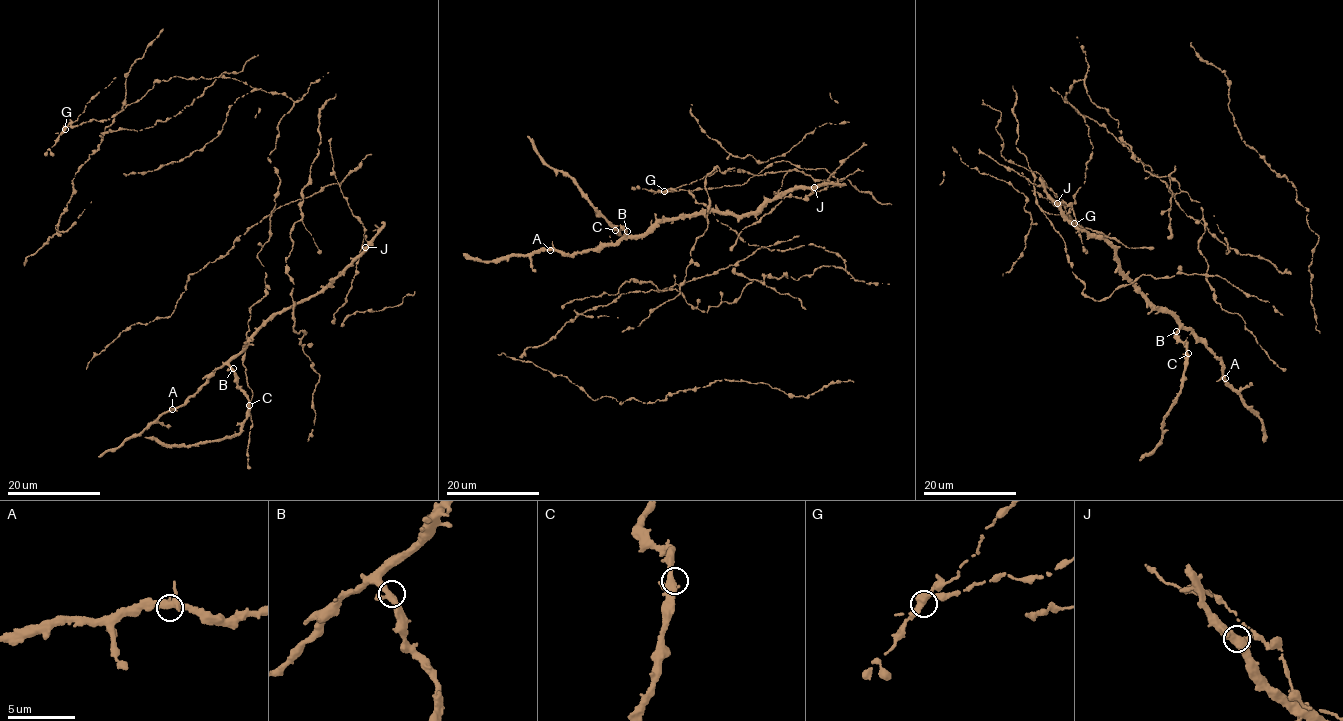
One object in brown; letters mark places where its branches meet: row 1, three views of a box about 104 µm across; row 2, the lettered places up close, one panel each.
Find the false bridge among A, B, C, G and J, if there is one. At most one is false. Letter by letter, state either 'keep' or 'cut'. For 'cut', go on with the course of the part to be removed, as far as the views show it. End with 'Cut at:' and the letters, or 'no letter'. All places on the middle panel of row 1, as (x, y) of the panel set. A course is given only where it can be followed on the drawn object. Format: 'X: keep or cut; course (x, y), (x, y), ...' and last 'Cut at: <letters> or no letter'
A: keep
B: keep
C: keep
G: cut; course (664, 191), (709, 174), (740, 169)
J: keep
Cut at: G

